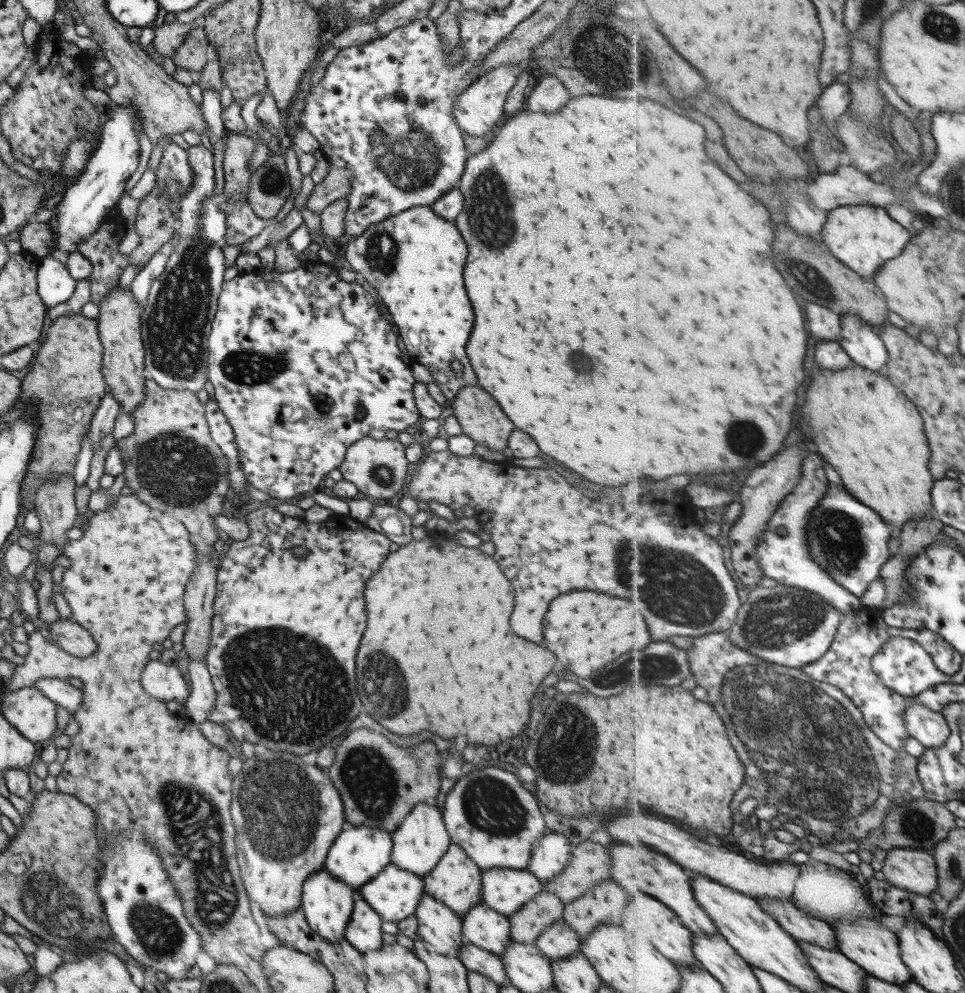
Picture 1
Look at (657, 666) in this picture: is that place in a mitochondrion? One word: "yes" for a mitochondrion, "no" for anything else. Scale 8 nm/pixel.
yes

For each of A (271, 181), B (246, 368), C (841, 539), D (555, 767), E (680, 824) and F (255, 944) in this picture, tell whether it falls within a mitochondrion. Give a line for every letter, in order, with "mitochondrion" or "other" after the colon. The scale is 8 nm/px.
A: mitochondrion
B: mitochondrion
C: mitochondrion
D: mitochondrion
E: other
F: other

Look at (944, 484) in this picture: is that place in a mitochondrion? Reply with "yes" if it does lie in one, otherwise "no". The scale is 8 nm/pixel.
no

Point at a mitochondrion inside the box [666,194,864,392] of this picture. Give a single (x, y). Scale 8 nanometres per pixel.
(803, 275)

